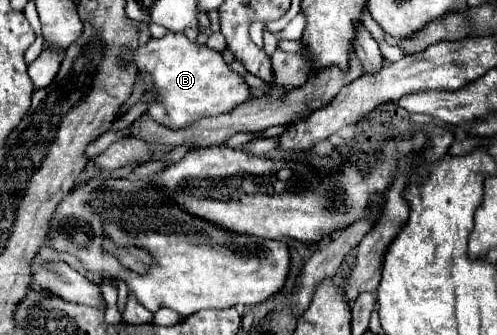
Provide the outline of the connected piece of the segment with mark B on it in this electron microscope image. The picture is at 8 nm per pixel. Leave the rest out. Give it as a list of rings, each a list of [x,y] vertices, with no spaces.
[[[168,33],[162,39],[150,39],[144,47],[134,51],[124,49],[122,61],[134,61],[138,71],[148,71],[154,77],[156,101],[152,101],[152,91],[144,95],[144,99],[150,99],[148,115],[170,129],[182,129],[200,117],[230,113],[250,99],[250,87],[244,77],[226,65],[218,51],[192,43],[184,33]]]

